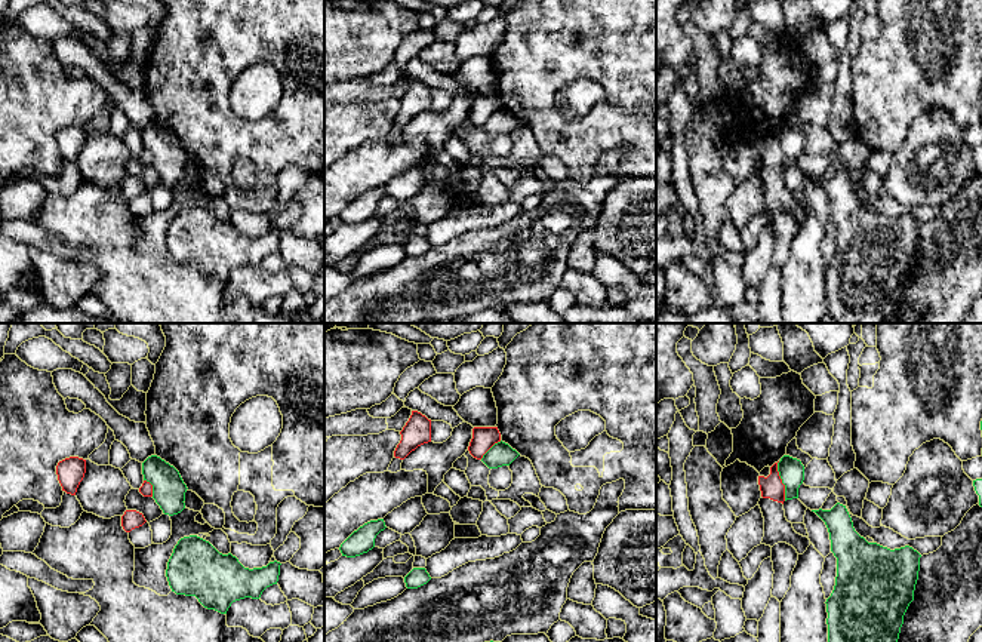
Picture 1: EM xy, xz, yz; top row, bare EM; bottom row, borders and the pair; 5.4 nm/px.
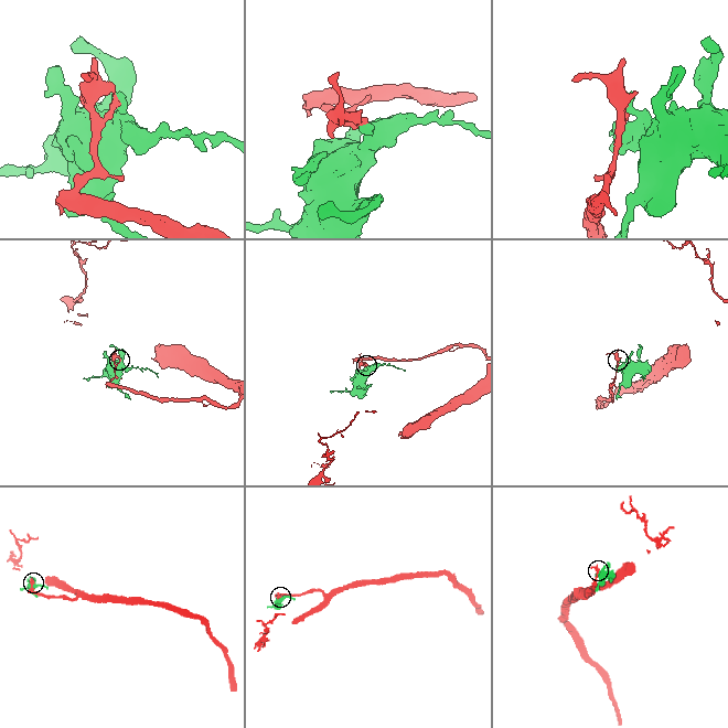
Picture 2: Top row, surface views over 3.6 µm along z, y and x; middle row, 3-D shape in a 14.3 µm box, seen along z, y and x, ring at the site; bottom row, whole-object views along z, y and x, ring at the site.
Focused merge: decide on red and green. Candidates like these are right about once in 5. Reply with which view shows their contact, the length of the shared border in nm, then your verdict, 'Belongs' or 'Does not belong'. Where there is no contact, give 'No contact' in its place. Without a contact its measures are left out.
Touches red in yz. Shared border 220 nm. Does not belong

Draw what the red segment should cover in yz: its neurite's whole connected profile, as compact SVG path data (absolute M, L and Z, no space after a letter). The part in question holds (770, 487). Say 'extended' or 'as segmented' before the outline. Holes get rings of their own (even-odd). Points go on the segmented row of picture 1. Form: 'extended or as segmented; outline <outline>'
as segmented; outline M778 463L770 467L770 474L767 477L758 476L758 485L763 498L770 498L773 501L785 501L785 485L778 471Z

